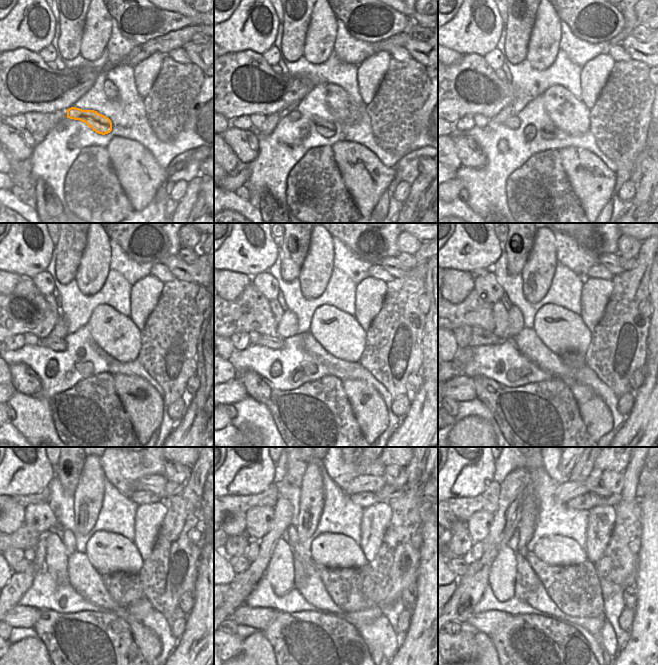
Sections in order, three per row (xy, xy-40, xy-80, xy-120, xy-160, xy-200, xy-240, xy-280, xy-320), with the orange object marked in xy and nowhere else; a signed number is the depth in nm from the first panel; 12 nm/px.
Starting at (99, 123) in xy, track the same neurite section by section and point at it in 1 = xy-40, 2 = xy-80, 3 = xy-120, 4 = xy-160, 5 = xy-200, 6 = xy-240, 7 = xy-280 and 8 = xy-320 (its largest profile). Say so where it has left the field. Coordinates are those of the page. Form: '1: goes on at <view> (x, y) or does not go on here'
1: goes on at xy-40 (327, 128)
2: goes on at xy-80 (513, 122)
3: goes on at xy-120 (57, 344)
4: goes on at xy-160 (272, 341)
5: goes on at xy-200 (488, 339)
6: goes on at xy-240 (23, 564)
7: goes on at xy-280 (239, 565)
8: goes on at xy-320 (459, 566)

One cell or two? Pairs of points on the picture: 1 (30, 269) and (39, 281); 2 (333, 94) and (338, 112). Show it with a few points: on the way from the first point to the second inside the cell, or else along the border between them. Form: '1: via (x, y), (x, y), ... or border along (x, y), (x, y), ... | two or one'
1: border along (45, 270), (31, 278) | two
2: via (337, 98), (338, 108) | one

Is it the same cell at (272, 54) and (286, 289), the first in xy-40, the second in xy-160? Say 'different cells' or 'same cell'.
different cells

